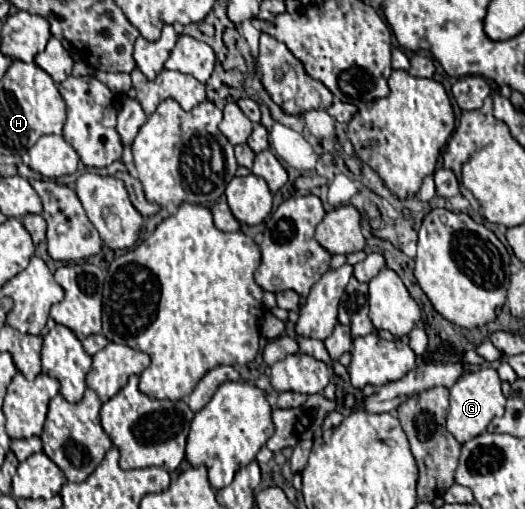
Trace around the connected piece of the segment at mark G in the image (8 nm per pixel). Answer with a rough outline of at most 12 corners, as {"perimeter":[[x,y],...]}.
{"perimeter":[[495,369],[449,389],[447,431],[465,443],[505,413]]}

